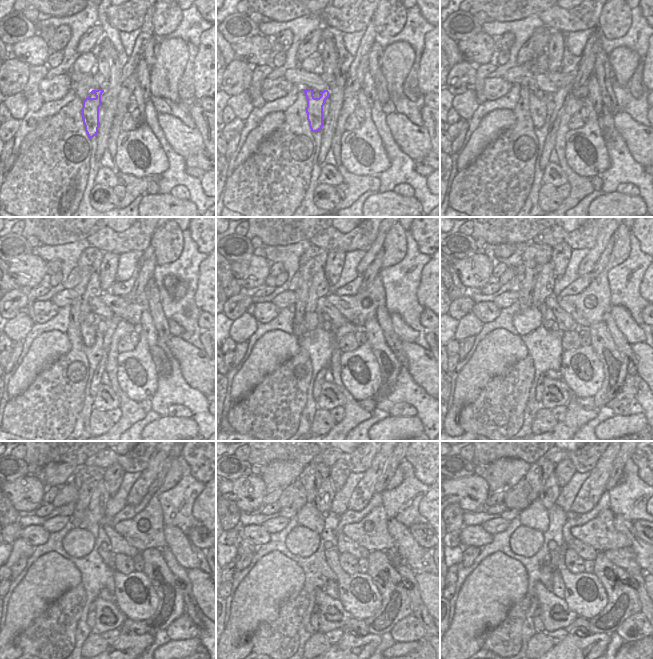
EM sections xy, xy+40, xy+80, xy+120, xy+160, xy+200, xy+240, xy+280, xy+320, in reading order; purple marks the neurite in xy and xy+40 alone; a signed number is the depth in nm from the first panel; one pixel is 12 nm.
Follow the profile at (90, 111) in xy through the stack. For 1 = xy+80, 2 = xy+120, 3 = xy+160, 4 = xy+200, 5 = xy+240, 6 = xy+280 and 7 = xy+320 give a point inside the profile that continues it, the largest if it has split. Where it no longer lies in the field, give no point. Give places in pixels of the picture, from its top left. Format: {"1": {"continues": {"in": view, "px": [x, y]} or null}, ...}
{"1": {"continues": {"in": "xy+80", "px": [538, 110]}}, "2": {"continues": {"in": "xy+120", "px": [93, 288]}}, "3": {"continues": {"in": "xy+160", "px": [320, 287]}}, "4": {"continues": {"in": "xy+200", "px": [544, 287]}}, "5": {"continues": {"in": "xy+240", "px": [96, 511]}}, "6": {"continues": {"in": "xy+280", "px": [326, 492]}}, "7": {"continues": {"in": "xy+320", "px": [551, 490]}}}

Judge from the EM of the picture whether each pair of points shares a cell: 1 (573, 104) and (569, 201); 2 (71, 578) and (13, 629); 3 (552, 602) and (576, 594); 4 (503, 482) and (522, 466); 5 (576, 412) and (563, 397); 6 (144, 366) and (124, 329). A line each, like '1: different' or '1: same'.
1: same
2: same
3: different
4: same
5: different
6: different

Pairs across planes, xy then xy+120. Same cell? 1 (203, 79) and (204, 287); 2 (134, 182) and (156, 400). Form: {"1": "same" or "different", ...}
{"1": "same", "2": "different"}

